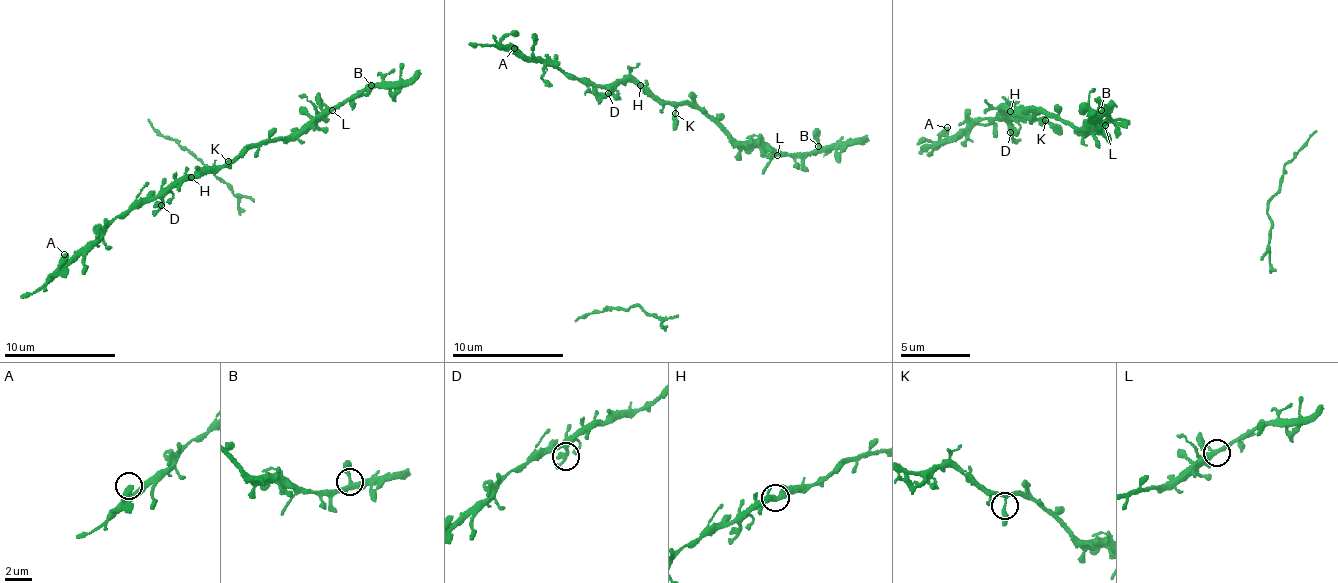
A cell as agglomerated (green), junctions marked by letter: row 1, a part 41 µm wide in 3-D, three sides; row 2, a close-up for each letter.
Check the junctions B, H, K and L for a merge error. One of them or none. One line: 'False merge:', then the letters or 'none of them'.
False merge: none of them

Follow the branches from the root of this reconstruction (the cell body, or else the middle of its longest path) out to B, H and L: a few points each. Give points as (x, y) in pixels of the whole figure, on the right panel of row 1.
B: (1045, 123), (1035, 116), (1044, 112), (1055, 122), (1084, 128), (1083, 133), (1107, 123), (1101, 110)
H: (1045, 123), (1017, 106), (1011, 110)
L: (1045, 123), (1035, 116), (1044, 112), (1055, 122), (1084, 128), (1083, 133), (1105, 125)

